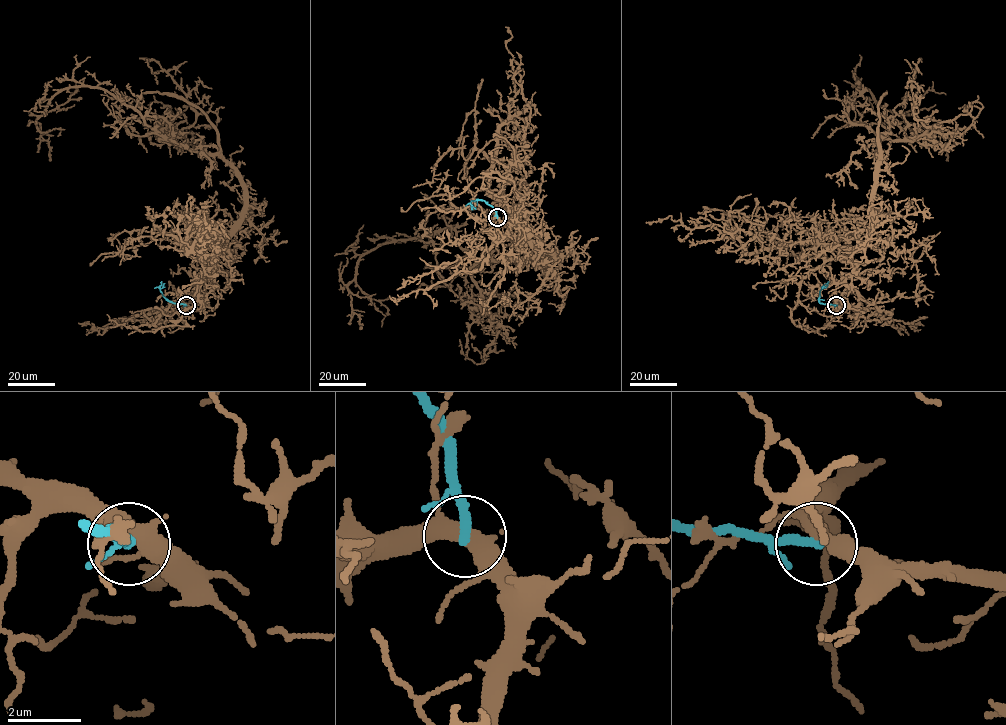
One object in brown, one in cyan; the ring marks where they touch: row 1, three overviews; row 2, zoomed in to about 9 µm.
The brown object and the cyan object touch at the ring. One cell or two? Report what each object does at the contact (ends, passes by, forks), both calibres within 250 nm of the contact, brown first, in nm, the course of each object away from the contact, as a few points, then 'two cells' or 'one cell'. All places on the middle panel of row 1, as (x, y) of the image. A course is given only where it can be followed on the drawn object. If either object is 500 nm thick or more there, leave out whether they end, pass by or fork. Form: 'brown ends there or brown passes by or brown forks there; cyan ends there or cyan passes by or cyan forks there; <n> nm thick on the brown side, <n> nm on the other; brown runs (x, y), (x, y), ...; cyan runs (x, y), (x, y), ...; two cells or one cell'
brown forks there; cyan ends there; 380 nm thick on the brown side, 280 nm on the other; brown runs (497, 217), (513, 216), (510, 227), (555, 254), (474, 260), (453, 229), (382, 243), (348, 286), (361, 327); cyan runs (497, 217), (496, 210), (483, 200), (471, 201), (472, 210); two cells

